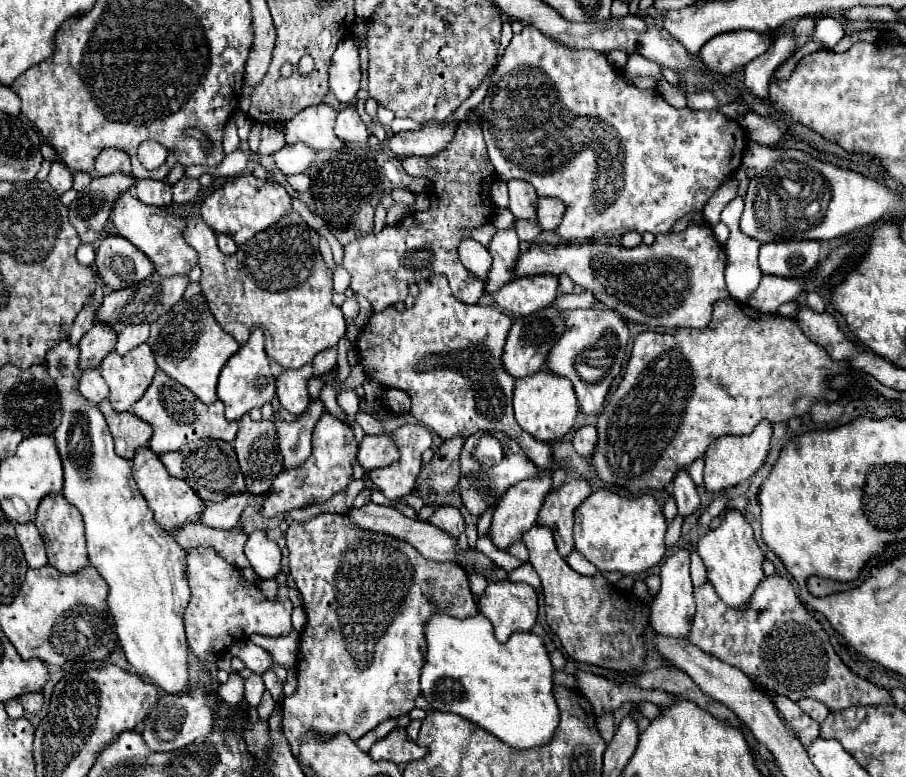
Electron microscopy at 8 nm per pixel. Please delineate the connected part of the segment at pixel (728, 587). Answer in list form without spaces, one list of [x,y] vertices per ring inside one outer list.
[[[728,510],[722,516],[722,524],[716,530],[706,532],[698,542],[698,554],[708,572],[708,582],[714,586],[716,594],[732,608],[746,608],[758,584],[764,580],[764,554],[754,540],[752,526],[738,510]]]

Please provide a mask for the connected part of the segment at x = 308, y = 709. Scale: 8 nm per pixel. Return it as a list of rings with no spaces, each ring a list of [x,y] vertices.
[[[318,514],[306,522],[292,522],[286,534],[286,546],[288,546],[288,558],[290,558],[290,576],[296,582],[296,588],[302,594],[304,600],[304,610],[306,610],[306,626],[300,632],[300,652],[298,652],[298,688],[292,696],[284,698],[282,702],[282,710],[284,710],[284,720],[282,720],[282,732],[290,744],[290,750],[294,754],[296,760],[300,760],[300,744],[302,744],[302,736],[306,732],[314,732],[322,738],[330,738],[336,736],[340,732],[348,734],[352,740],[362,738],[366,732],[374,730],[380,722],[390,720],[390,718],[398,718],[408,714],[414,708],[414,700],[420,696],[420,670],[422,670],[422,662],[426,658],[426,638],[424,638],[424,626],[430,620],[430,616],[434,614],[448,614],[454,618],[470,618],[474,616],[476,610],[476,602],[474,596],[470,592],[468,586],[468,574],[462,566],[458,566],[456,562],[434,562],[428,558],[422,558],[422,554],[408,542],[386,536],[386,534],[378,534],[378,532],[370,532],[370,530],[362,530],[360,526],[354,526],[354,522],[350,522],[346,518],[346,514]]]

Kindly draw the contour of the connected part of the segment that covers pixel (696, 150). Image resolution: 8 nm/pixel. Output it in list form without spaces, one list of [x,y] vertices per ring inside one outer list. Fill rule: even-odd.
[[[524,26],[520,34],[514,34],[508,48],[504,50],[496,70],[490,76],[490,88],[482,102],[482,130],[484,140],[488,144],[488,156],[496,168],[496,174],[500,180],[526,180],[530,182],[538,196],[556,196],[564,202],[566,210],[562,216],[560,226],[556,228],[556,234],[570,242],[570,240],[598,240],[604,236],[624,234],[628,230],[636,230],[640,234],[652,232],[652,234],[666,234],[672,230],[674,222],[680,218],[690,218],[690,222],[702,222],[702,208],[708,202],[708,198],[718,190],[718,186],[728,180],[738,166],[742,164],[742,152],[746,148],[746,134],[742,126],[730,118],[726,118],[722,112],[708,112],[708,110],[692,110],[692,108],[672,108],[656,90],[640,90],[634,84],[630,84],[624,78],[624,72],[620,68],[614,68],[608,64],[606,56],[596,50],[574,50],[568,46],[562,46],[560,42],[552,40],[550,36],[544,36],[534,26]]]

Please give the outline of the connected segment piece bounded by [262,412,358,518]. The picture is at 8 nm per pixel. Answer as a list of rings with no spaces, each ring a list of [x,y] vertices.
[[[324,412],[314,426],[312,432],[312,456],[296,470],[280,472],[280,476],[272,482],[272,494],[262,506],[266,518],[290,512],[294,508],[302,508],[308,502],[326,502],[334,494],[344,492],[346,486],[354,480],[352,478],[352,462],[356,460],[358,444],[354,440],[354,432],[350,426],[342,424],[332,414]]]

